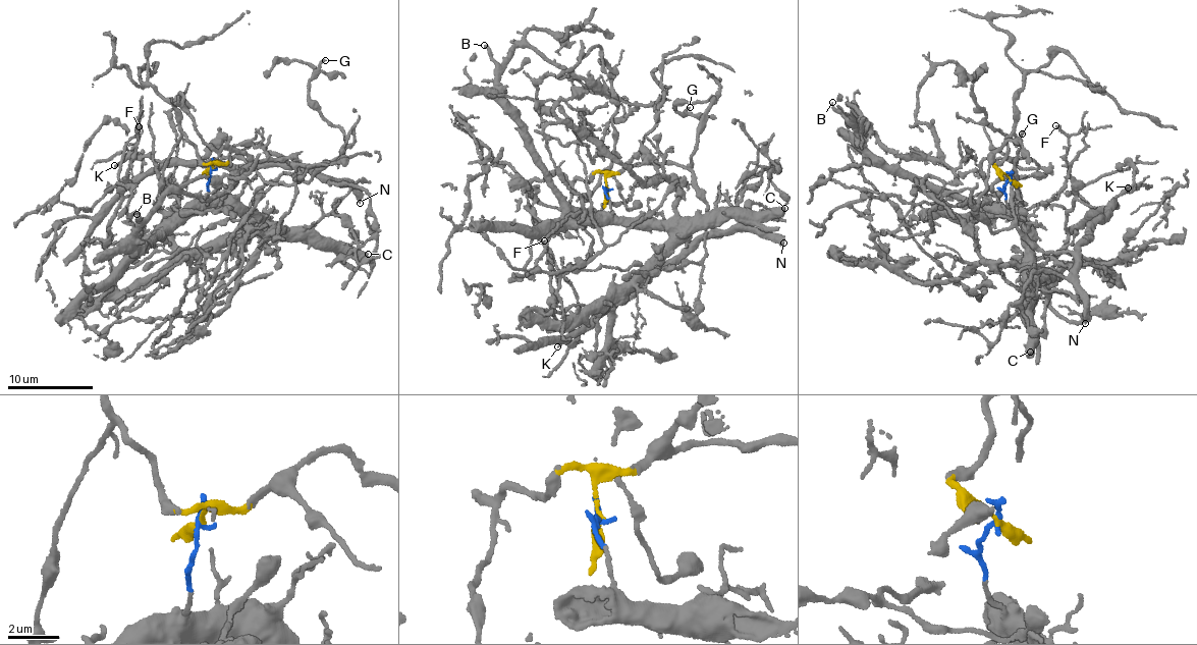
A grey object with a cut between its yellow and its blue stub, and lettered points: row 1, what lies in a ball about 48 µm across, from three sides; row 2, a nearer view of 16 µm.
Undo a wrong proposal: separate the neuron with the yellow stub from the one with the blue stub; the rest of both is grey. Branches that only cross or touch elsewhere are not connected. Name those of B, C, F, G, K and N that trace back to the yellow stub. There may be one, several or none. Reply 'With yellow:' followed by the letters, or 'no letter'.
With yellow: G, K, N

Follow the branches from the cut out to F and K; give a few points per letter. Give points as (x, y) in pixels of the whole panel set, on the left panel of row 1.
F: (211, 167), (208, 201), (223, 203), (251, 228), (188, 253), (120, 290), (105, 239), (139, 126)
K: (211, 167), (252, 145), (284, 159), (293, 177), (301, 178), (272, 164), (171, 163), (141, 155), (114, 165)

